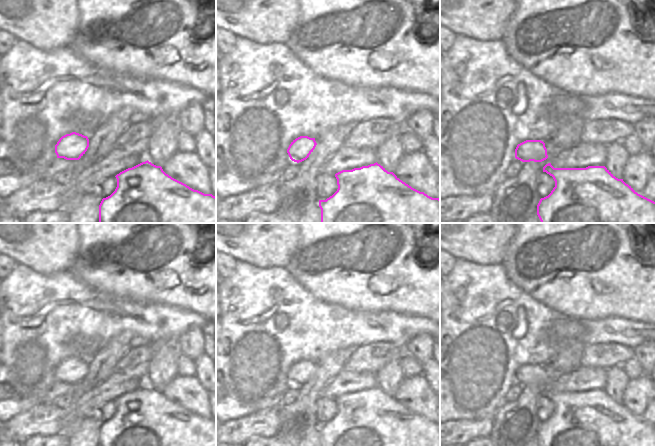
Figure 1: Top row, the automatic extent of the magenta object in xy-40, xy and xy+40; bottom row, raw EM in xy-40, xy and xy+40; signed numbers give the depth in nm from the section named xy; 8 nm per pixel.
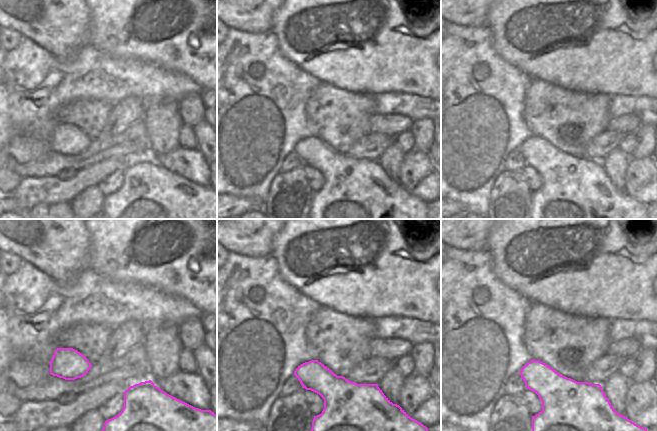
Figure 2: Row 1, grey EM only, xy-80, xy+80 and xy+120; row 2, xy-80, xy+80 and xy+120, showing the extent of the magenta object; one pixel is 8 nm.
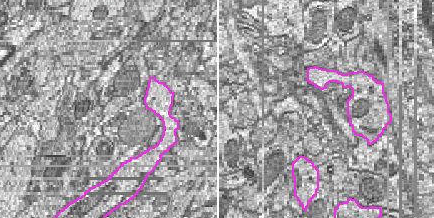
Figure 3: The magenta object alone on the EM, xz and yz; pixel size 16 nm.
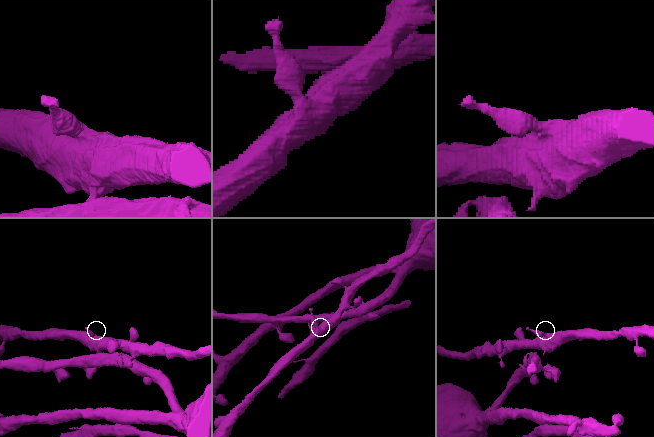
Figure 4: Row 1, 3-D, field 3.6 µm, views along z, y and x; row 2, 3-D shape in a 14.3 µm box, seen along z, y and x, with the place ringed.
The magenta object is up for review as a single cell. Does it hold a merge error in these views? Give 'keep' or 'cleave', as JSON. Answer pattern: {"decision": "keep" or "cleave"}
{"decision": "keep"}

